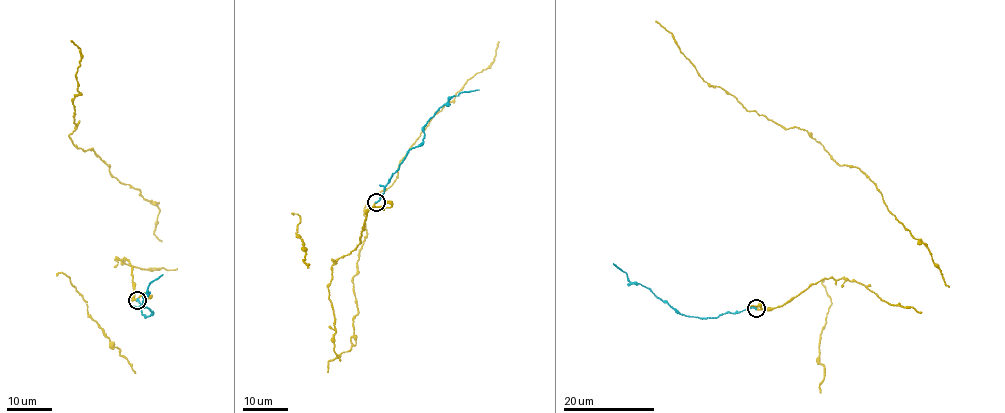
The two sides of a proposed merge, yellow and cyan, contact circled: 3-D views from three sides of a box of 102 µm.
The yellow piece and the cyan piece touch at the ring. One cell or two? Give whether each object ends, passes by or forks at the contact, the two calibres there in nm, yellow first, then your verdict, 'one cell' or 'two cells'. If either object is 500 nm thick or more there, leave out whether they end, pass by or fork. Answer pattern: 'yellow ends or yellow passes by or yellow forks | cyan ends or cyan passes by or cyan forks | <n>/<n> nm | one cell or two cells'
yellow passes by | cyan ends | 170/240 nm | one cell

